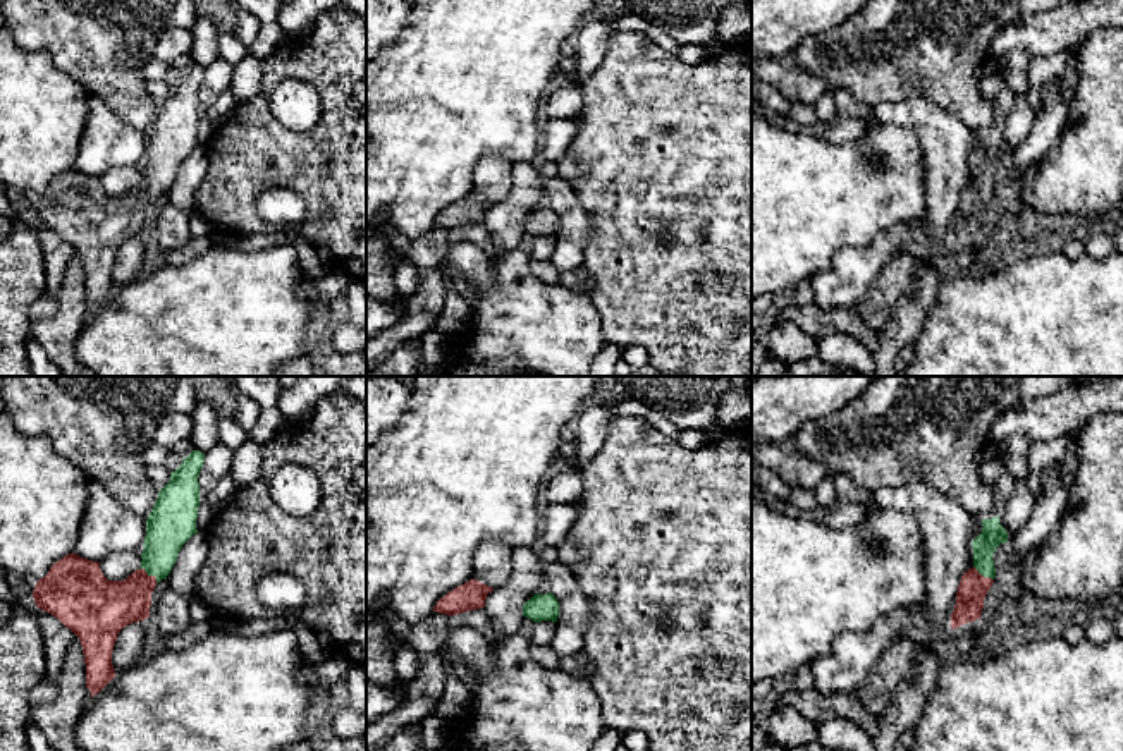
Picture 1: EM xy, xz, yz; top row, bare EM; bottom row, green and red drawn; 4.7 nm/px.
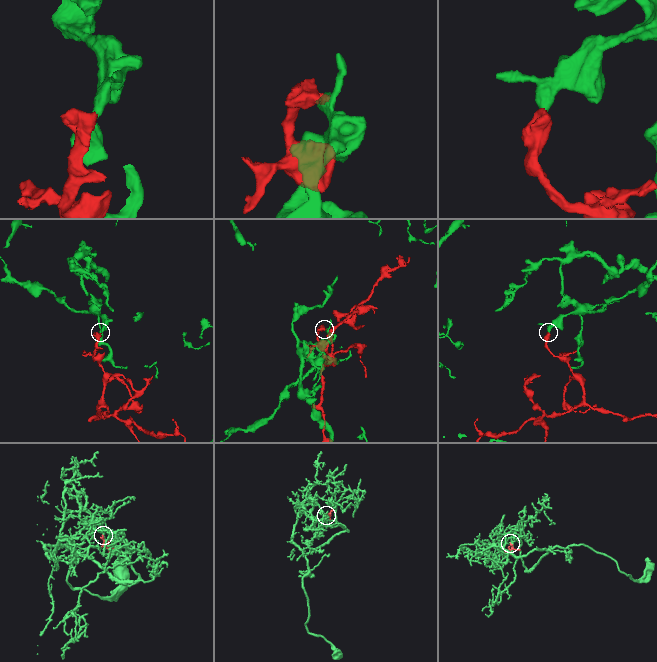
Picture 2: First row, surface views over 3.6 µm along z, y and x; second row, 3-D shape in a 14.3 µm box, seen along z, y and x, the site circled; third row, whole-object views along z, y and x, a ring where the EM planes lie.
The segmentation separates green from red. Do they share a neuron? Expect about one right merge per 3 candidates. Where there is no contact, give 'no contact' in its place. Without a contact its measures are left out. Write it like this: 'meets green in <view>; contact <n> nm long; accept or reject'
meets green in xy; contact 110 nm long; accept

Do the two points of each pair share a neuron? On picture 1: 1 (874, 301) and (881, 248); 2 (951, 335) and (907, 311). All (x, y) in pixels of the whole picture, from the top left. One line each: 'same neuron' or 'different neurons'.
1: different neurons
2: different neurons

